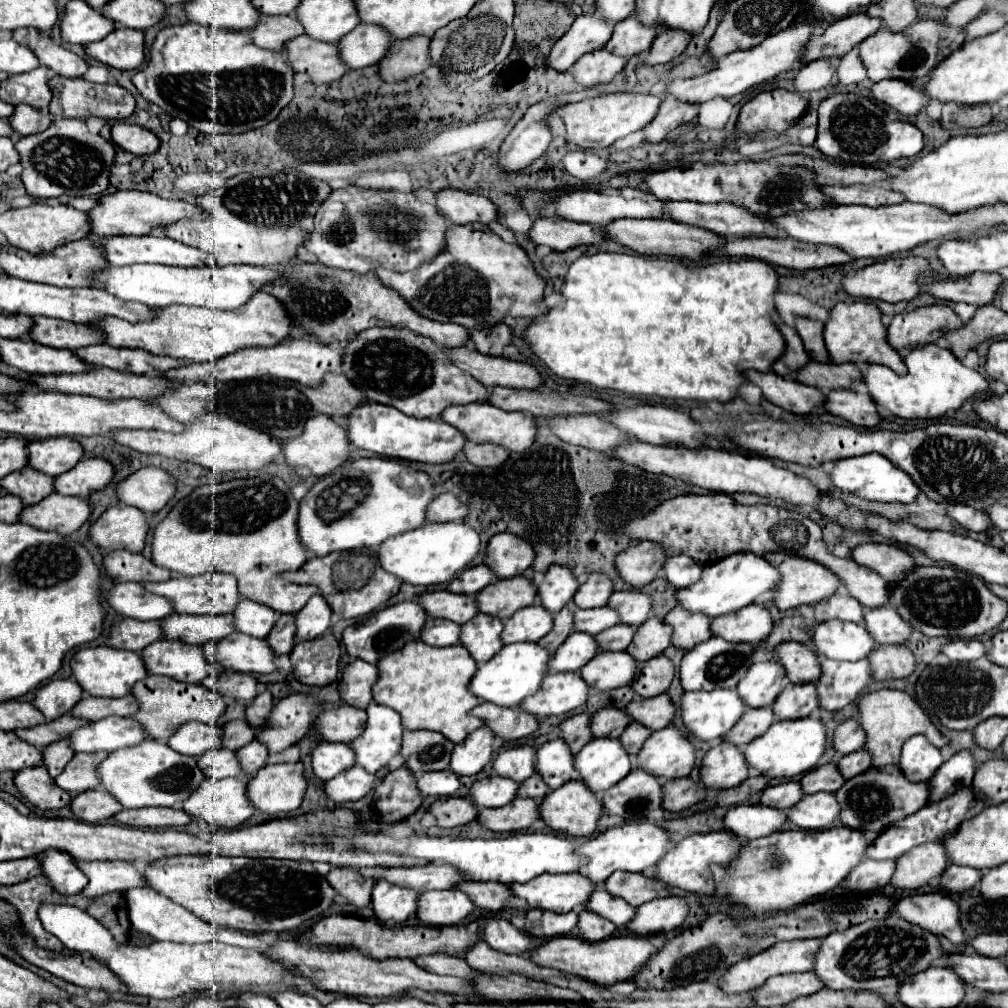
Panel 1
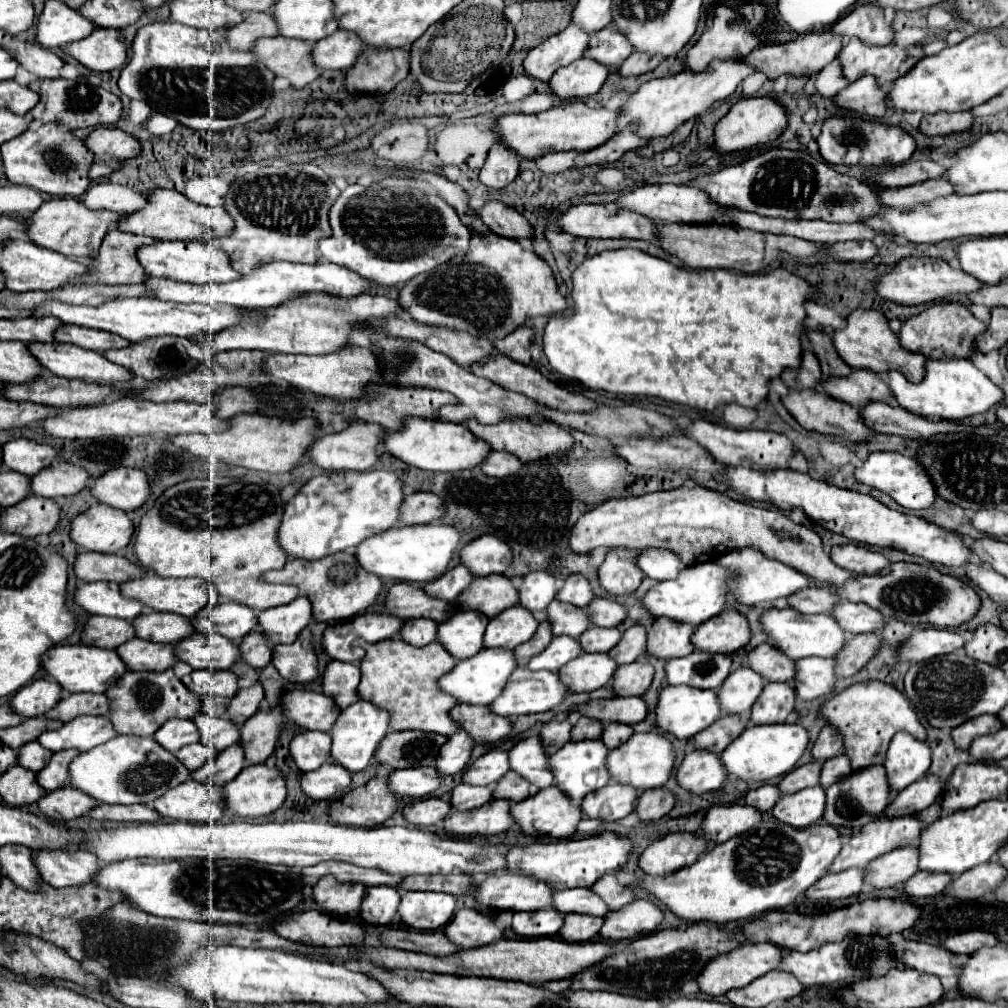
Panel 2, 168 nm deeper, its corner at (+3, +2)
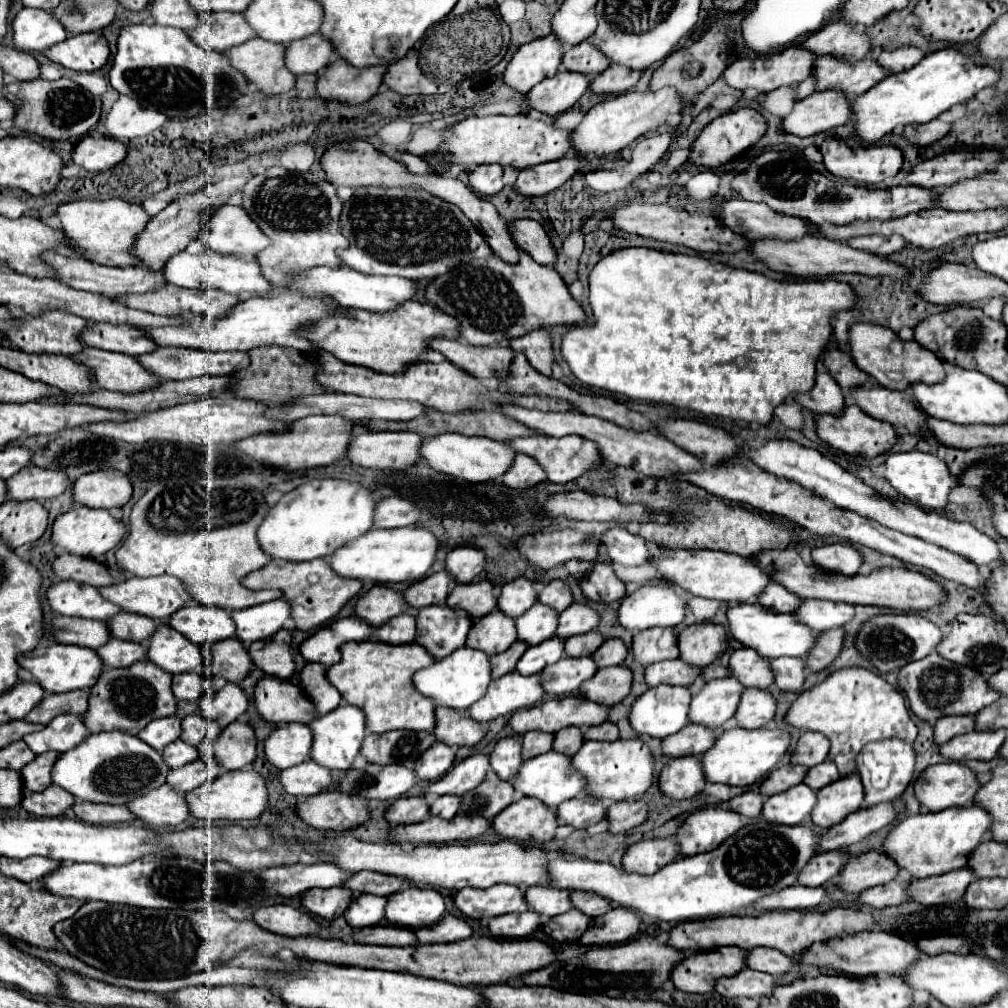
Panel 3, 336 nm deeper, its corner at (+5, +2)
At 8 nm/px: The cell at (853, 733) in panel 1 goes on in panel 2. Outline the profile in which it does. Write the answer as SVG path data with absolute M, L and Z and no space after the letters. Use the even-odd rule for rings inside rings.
M831 724L823 726L823 730L821 730L821 734L819 734L819 738L811 750L813 760L825 762L825 760L829 760L841 752L843 752L843 738L841 738L839 730Z

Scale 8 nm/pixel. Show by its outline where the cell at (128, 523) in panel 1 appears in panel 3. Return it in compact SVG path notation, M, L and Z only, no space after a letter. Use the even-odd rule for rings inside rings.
M73 508L65 514L59 514L53 522L51 528L51 542L55 546L55 552L67 552L75 556L85 556L85 558L97 558L103 556L107 550L115 548L125 534L125 526L115 520L109 510L95 510L95 508Z

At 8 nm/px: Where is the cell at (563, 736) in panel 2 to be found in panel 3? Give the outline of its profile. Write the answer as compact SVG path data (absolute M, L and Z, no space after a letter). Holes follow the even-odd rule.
M527 732L525 738L521 738L521 746L523 746L521 756L523 756L523 760L549 752L551 746L553 746L553 738L555 736L547 734L547 732Z

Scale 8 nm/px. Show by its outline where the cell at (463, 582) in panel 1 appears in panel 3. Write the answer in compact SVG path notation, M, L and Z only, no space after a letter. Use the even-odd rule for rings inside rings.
M443 570L437 574L431 574L419 582L413 582L407 592L403 594L407 606L419 610L425 606L433 606L433 604L445 604L449 588L453 584L453 578Z

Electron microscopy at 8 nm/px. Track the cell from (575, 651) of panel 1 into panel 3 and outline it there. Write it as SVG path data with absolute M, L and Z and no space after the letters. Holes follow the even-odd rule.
M549 638L549 642L541 642L537 646L529 646L517 662L517 672L519 674L539 674L545 666L555 664L557 660L563 658L563 640L561 638Z

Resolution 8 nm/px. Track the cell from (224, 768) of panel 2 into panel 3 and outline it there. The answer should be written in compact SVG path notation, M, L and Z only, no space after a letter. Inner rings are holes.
M195 760L193 764L171 770L171 774L167 774L167 784L175 792L189 792L189 790L195 790L197 786L205 784L213 776L217 776L219 770L221 770L219 766L209 766L201 760Z

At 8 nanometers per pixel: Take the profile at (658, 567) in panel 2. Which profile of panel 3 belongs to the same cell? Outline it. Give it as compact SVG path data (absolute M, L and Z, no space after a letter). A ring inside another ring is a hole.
M609 528L601 534L599 542L607 548L607 554L613 562L625 566L643 566L651 556L649 544L641 536L627 532L627 528Z

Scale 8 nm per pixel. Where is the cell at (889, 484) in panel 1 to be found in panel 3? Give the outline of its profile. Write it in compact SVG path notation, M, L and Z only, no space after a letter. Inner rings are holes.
M919 450L905 452L905 454L889 454L881 474L891 482L891 486L909 502L923 506L923 508L933 508L933 510L943 510L947 506L949 492L959 486L955 482L955 476L949 472L947 464L939 460L933 454L925 454Z

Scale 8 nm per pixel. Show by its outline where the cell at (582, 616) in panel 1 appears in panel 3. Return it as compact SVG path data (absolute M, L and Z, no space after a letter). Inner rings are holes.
M535 602L527 614L515 620L515 628L519 630L519 640L535 646L547 638L555 636L557 630L557 612L545 604Z

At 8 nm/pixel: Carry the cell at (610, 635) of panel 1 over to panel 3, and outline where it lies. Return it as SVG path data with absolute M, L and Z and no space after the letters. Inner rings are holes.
M591 630L587 634L571 636L565 640L565 654L571 658L579 656L591 656L599 646L603 644L603 636L597 630Z

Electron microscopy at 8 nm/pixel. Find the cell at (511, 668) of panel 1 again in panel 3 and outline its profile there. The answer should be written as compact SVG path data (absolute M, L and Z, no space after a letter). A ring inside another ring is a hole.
M465 646L455 650L455 654L449 654L447 658L435 660L435 664L417 670L413 676L413 686L419 690L419 694L433 698L437 706L447 706L455 710L467 710L473 702L477 702L485 694L489 682L491 682L489 656L483 654L481 650Z

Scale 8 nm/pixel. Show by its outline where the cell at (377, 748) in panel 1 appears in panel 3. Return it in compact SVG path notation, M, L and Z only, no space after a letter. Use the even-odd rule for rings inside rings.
M339 706L335 710L331 710L329 714L315 718L315 722L309 722L311 734L313 734L313 742L311 742L311 760L317 762L319 766L325 768L335 768L335 770L349 770L353 764L353 758L357 756L361 742L365 738L365 714L363 710L355 708L355 706Z

